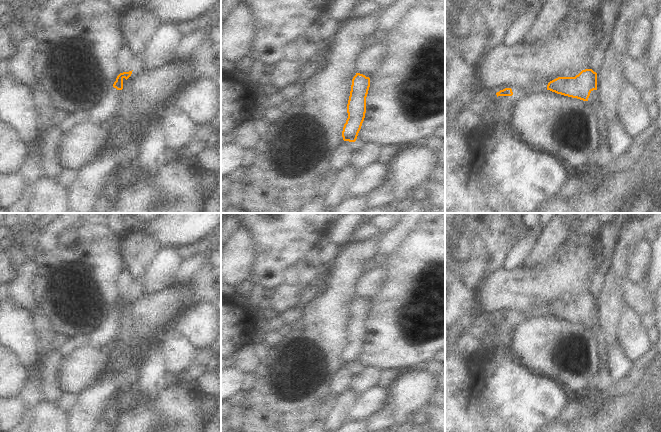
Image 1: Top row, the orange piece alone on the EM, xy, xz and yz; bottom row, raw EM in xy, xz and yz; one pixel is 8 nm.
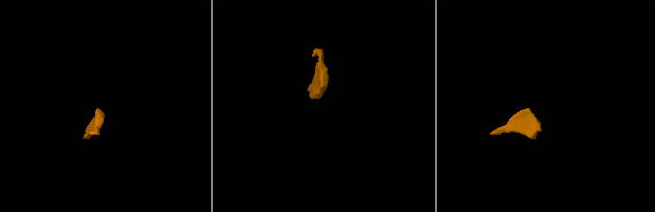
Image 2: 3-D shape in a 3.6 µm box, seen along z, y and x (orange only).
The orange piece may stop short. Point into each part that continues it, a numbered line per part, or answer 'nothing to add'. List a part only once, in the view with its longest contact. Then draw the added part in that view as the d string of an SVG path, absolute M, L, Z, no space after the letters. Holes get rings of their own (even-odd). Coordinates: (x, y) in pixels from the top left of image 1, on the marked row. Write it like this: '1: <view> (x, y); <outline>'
1: yz (593, 98); M597 90L591 91L590 96L588 98L588 102L590 104L592 104L593 106L596 105L596 103L598 102L598 93L597 93Z

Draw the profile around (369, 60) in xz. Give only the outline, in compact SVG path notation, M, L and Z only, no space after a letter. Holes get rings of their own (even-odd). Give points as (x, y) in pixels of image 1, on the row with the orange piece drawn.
M377 35L376 39L358 55L356 61L356 73L369 77L379 68L385 55L387 45L382 36Z

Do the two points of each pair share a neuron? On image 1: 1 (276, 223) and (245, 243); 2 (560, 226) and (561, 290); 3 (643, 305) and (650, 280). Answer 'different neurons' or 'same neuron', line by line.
1: different neurons
2: different neurons
3: different neurons

